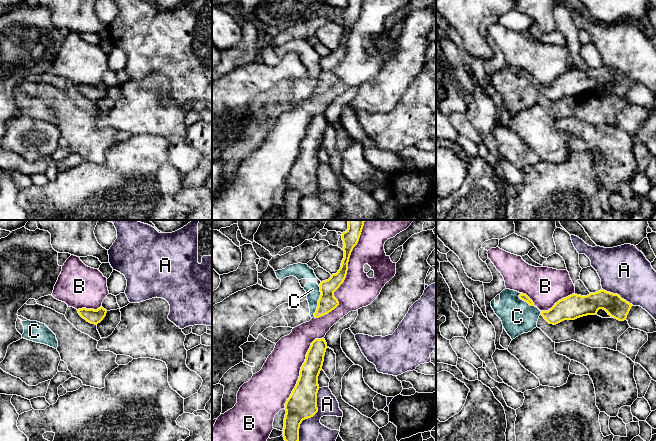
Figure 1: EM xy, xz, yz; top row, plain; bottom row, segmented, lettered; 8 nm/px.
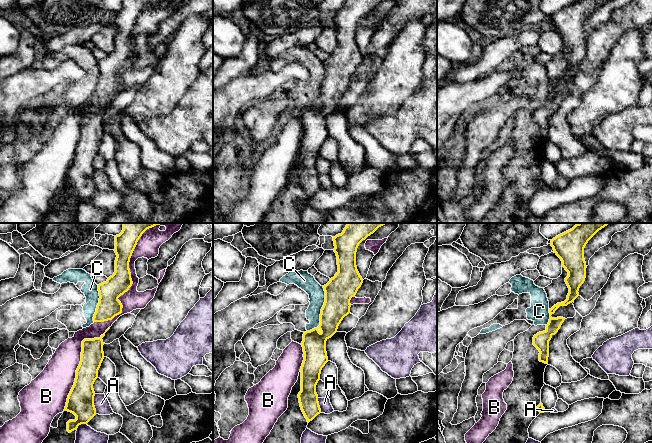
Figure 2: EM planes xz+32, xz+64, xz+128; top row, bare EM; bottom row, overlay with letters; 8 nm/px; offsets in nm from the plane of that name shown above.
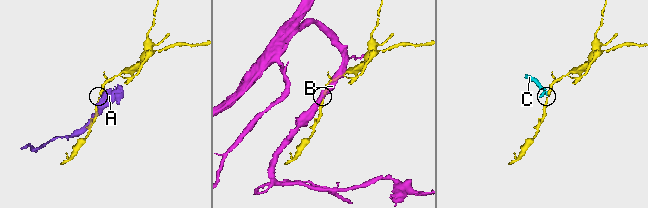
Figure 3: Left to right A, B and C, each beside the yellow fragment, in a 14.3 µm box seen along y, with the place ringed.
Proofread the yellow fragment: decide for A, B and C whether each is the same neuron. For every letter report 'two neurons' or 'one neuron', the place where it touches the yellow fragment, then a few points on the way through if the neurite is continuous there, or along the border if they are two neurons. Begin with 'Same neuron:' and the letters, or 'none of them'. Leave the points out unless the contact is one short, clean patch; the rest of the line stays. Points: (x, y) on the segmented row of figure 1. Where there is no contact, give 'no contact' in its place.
Same neuron: none of them
A: two neurons; meets yellow in xz at (311, 416)
B: two neurons; meets yellow in xz at (346, 274)
C: two neurons; meets yellow in xz at (318, 301); border along xz (319, 285), (320, 297), (313, 316)

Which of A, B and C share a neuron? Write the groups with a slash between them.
A / B / C

